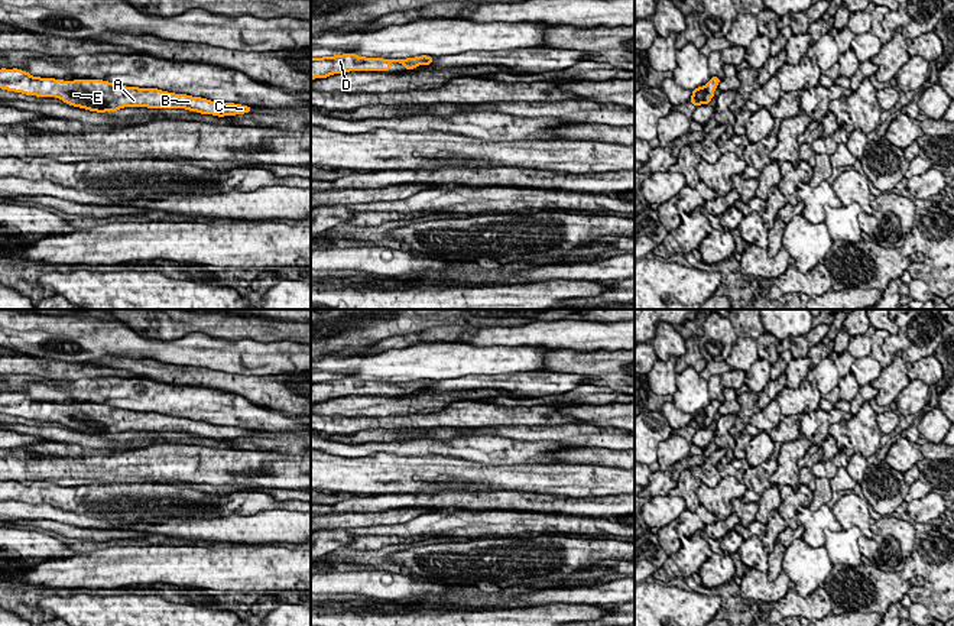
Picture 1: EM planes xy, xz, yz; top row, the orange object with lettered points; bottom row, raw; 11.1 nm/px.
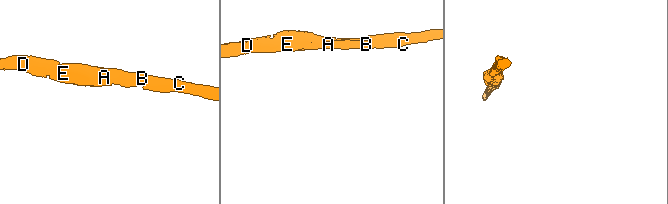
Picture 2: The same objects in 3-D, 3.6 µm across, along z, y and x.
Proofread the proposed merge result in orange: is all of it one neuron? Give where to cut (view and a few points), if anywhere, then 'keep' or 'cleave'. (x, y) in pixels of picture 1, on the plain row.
no cut; keep

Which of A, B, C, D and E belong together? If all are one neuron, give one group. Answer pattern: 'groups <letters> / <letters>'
groups A B C D E

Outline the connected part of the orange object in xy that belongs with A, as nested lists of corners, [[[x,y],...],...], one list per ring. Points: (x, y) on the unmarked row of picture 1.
[[[13,392],[0,393],[0,412],[26,419],[55,421],[65,428],[90,435],[117,435],[124,431],[185,432],[218,441],[250,437],[249,429],[211,425],[186,418],[175,418],[158,412],[139,412],[113,408],[103,403],[64,405],[32,400],[29,396]]]

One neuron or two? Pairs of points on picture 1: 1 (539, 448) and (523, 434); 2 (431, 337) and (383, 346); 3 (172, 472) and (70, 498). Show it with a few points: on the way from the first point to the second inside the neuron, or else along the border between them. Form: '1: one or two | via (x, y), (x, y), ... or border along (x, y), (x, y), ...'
1: two | border along (497, 434), (518, 440), (558, 441), (564, 446)
2: one | via (419, 339), (395, 343)
3: two | border along (140, 482), (88, 485)

